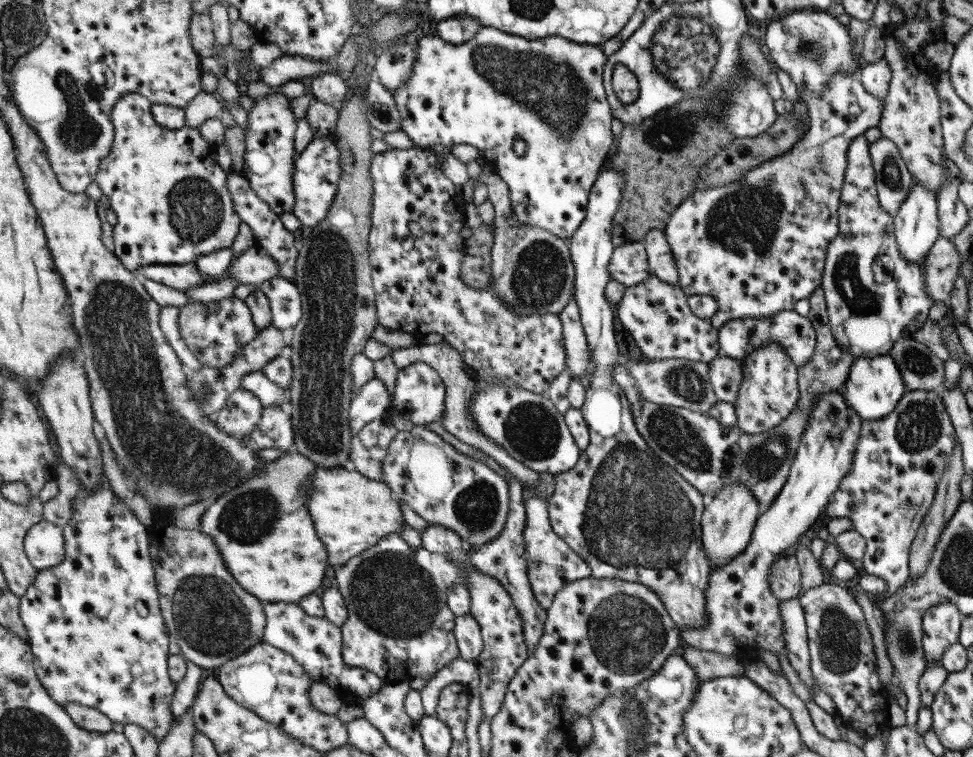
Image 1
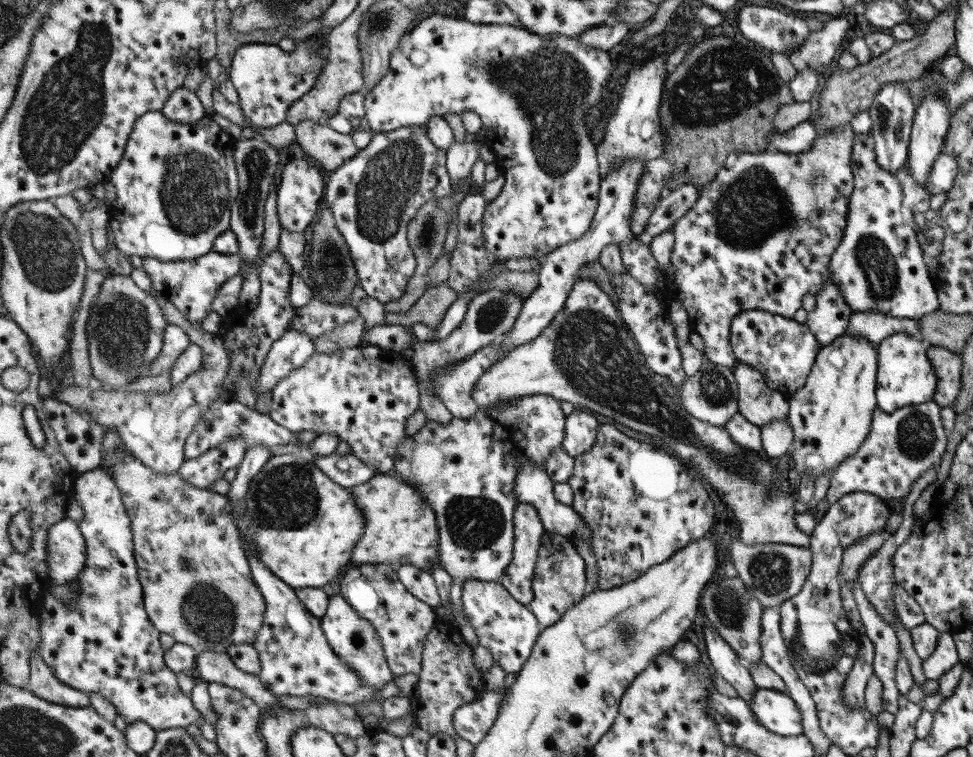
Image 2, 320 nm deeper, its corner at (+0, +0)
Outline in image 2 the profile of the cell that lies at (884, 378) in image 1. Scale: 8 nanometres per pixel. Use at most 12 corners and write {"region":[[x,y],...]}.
{"region":[[887,336],[877,349],[876,408],[932,401],[926,343]]}

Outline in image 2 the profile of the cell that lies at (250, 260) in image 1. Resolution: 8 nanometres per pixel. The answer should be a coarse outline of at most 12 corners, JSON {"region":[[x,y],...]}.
{"region":[[241,254],[142,260],[155,290],[197,329]]}

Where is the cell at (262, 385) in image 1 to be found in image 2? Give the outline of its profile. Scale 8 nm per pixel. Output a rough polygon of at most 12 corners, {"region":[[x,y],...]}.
{"region":[[313,353],[268,414],[384,475],[421,410],[408,354]]}

